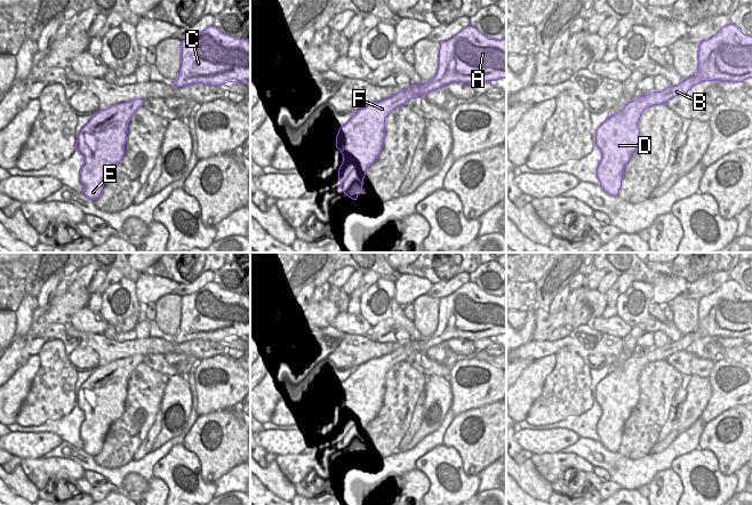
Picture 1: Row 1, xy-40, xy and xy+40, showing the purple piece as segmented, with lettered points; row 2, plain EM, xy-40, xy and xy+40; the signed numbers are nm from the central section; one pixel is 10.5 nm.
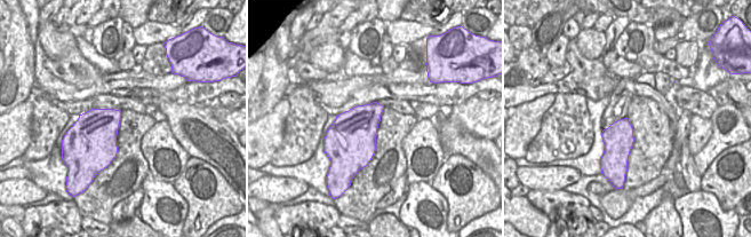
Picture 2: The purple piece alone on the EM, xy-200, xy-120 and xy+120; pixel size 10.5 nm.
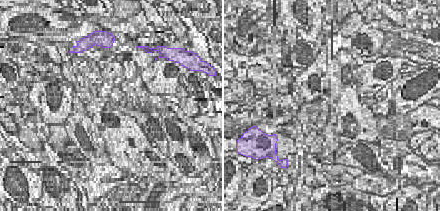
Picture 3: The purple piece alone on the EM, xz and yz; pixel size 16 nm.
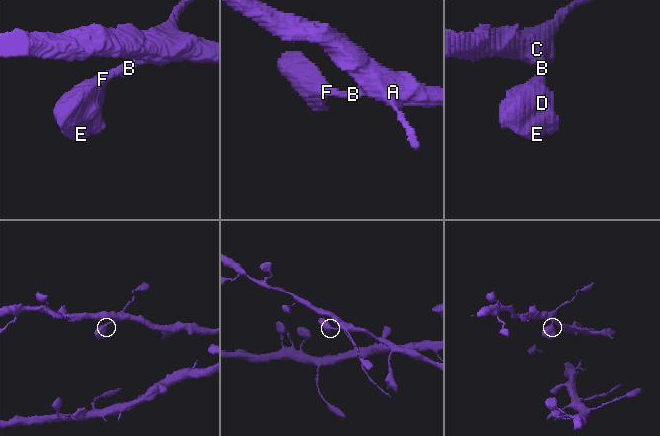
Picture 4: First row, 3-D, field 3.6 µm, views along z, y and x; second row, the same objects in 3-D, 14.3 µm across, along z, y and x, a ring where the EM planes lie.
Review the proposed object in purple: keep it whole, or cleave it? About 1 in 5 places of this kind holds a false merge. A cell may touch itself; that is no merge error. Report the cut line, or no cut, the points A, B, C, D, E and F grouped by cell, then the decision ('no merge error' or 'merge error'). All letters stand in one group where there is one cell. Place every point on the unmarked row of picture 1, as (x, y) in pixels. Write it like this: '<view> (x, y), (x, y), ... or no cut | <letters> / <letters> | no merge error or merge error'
no cut | A B C D E F | no merge error

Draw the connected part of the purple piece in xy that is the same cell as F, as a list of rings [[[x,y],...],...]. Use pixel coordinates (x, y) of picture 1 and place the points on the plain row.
[[[469,281],[451,295],[442,297],[435,332],[421,340],[410,340],[400,348],[354,368],[342,380],[336,403],[343,411],[338,425],[341,444],[357,456],[369,422],[377,415],[385,392],[385,374],[408,355],[447,342],[451,338],[479,340],[506,335],[506,295],[488,295]]]

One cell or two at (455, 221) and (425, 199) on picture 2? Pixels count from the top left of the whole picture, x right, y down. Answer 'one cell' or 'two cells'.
two cells

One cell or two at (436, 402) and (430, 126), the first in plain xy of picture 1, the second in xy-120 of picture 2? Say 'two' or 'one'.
one

